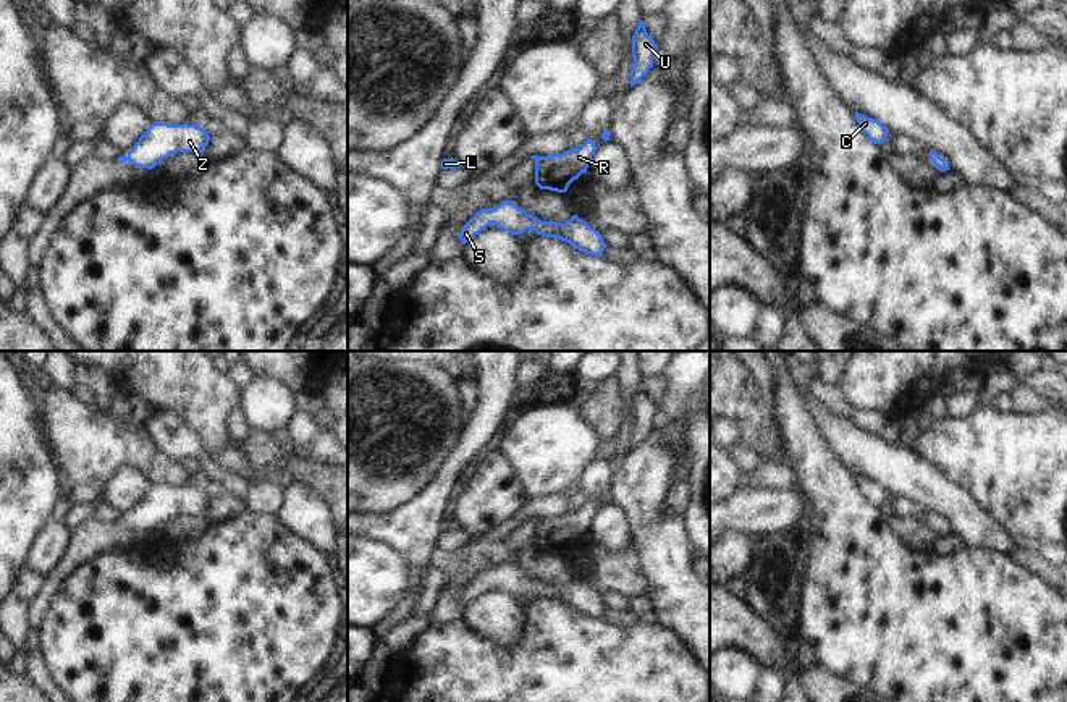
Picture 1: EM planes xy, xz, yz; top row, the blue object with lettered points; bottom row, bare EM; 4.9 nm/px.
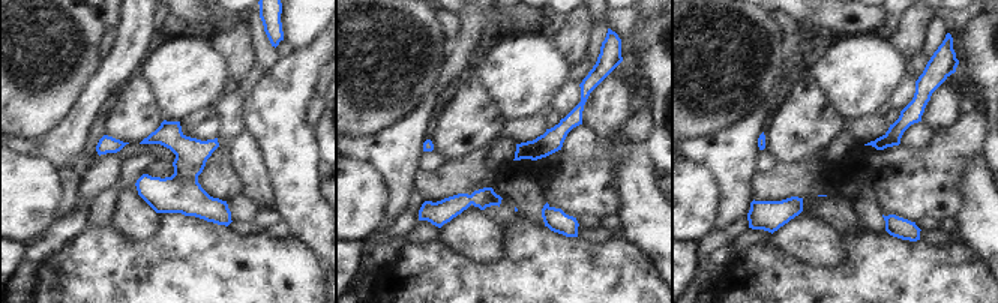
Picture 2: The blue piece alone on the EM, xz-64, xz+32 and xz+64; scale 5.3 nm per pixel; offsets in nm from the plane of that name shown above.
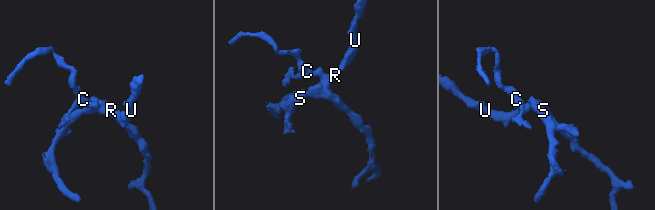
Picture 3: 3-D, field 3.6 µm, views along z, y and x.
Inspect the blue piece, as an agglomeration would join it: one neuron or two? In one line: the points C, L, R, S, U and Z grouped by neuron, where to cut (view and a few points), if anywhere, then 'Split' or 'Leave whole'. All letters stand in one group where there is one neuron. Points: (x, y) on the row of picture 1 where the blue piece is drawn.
Groups: C L R S U Z. No split. Leave whole

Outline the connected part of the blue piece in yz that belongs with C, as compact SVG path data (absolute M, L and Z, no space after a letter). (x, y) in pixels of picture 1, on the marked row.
M855 112L855 120L870 141L881 146L888 139L889 131L881 121L868 118L858 112Z

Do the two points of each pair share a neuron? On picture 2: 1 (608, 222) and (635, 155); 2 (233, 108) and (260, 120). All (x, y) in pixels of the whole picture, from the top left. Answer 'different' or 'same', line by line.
1: different
2: different

